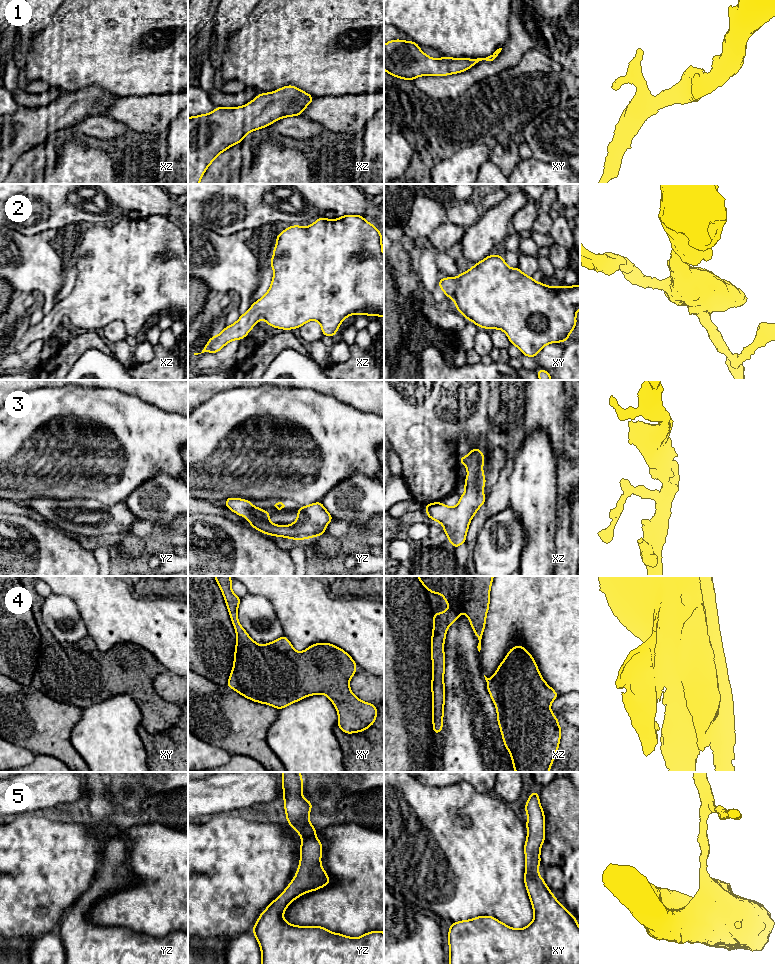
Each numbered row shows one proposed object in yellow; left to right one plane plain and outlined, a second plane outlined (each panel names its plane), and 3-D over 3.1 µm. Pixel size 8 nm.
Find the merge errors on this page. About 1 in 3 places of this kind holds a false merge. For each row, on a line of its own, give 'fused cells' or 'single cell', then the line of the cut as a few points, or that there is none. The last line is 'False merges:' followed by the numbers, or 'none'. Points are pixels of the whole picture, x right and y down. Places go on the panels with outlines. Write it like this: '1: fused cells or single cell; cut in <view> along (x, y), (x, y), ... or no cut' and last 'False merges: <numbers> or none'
1: single cell; no cut
2: single cell; no cut
3: single cell; no cut
4: single cell; no cut
5: single cell; no cut
False merges: none

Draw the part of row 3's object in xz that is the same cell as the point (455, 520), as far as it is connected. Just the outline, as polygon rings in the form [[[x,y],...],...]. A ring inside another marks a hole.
[[[474,448],[466,457],[458,457],[458,465],[461,462],[465,463],[468,476],[464,481],[465,493],[460,495],[458,505],[448,507],[442,502],[424,505],[427,517],[443,525],[443,532],[447,534],[448,541],[454,548],[466,542],[470,521],[486,500],[483,493],[486,483],[483,452]]]

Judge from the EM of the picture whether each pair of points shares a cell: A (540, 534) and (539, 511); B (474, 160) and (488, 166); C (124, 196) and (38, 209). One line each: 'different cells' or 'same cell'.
A: same cell
B: different cells
C: same cell

